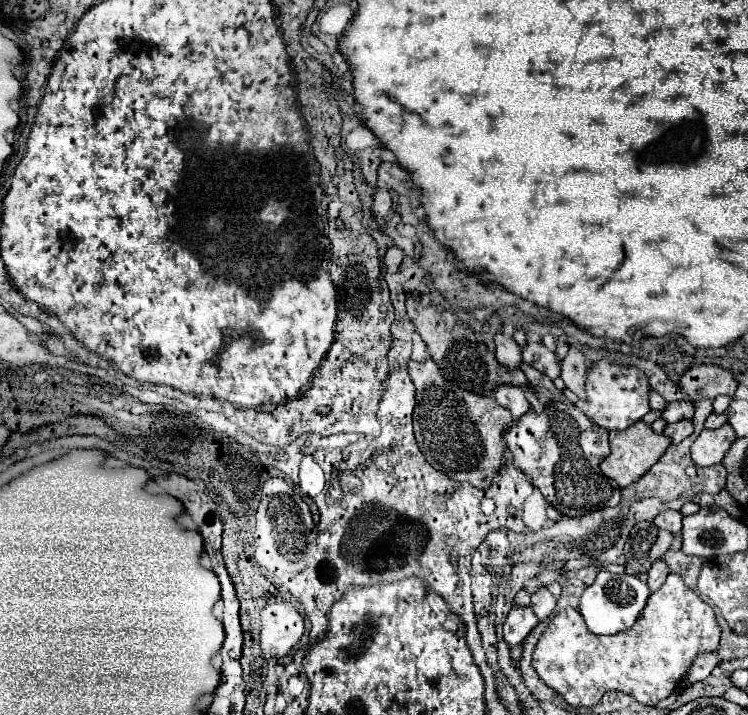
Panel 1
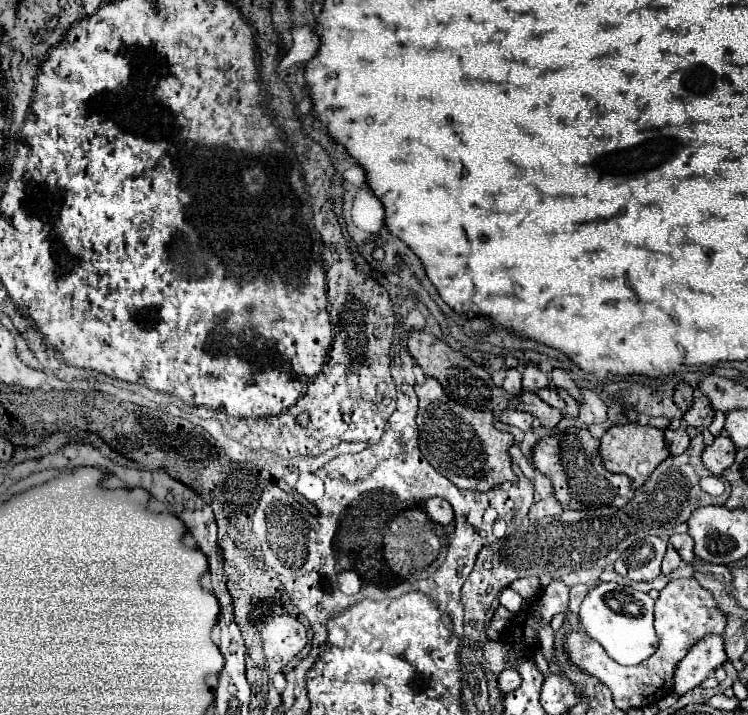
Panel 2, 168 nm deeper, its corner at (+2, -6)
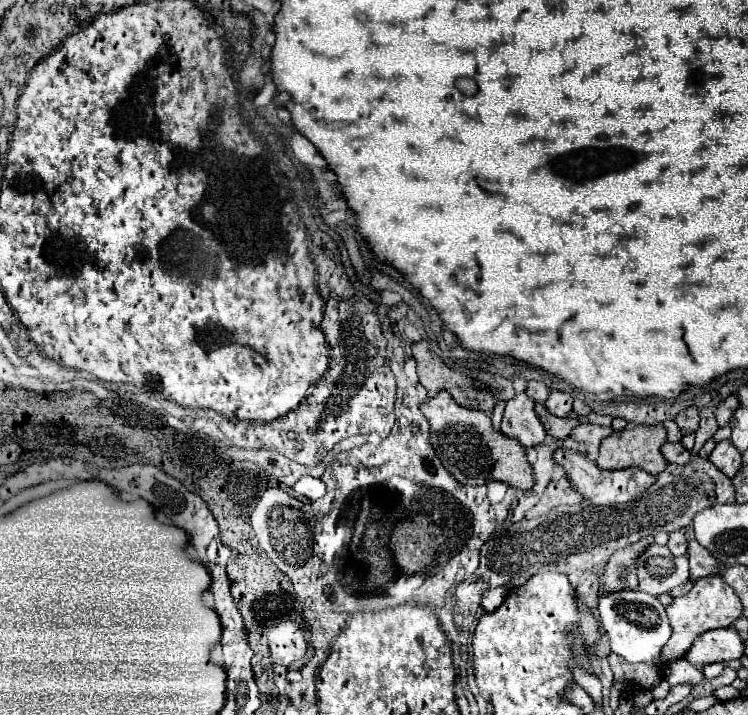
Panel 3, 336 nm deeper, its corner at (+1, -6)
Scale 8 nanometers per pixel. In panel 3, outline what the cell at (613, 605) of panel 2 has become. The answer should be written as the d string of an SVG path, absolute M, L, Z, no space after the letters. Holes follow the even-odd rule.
M620 590L620 592L606 592L598 596L598 620L602 630L608 636L612 652L622 656L630 664L638 662L652 662L658 658L662 646L668 642L672 630L664 612L664 606L658 602L656 596L650 596L640 590Z

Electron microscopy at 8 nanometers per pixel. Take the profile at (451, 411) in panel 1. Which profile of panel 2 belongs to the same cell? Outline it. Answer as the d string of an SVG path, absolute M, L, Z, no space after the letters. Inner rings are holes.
M425 378L425 384L417 384L415 394L419 398L419 448L435 470L455 486L465 486L467 490L489 490L503 482L517 482L509 456L515 440L511 434L499 432L493 426L491 412L471 410L453 402L435 378Z

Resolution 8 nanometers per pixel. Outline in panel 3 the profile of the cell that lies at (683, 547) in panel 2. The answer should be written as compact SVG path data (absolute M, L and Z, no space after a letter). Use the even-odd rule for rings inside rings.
M694 538L688 540L688 560L690 560L690 578L688 578L690 582L722 572L716 558L710 552L706 552Z

